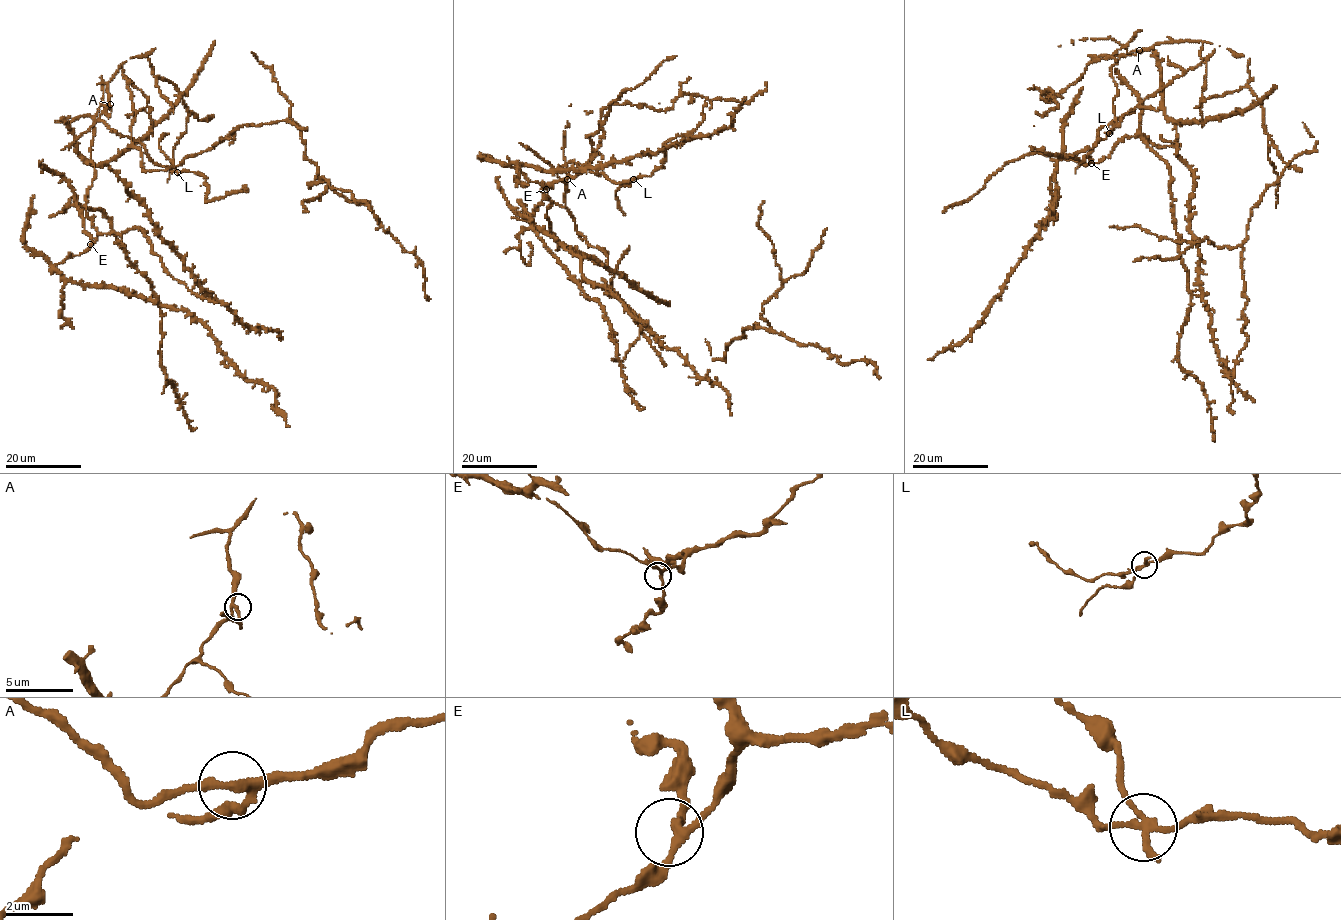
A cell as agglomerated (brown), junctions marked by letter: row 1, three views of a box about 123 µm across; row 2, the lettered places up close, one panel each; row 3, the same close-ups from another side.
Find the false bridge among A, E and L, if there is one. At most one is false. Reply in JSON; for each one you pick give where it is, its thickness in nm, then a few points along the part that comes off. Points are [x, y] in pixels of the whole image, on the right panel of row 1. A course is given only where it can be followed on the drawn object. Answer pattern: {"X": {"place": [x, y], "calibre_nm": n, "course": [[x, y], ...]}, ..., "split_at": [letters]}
{"L": {"place": [1109, 133], "calibre_nm": 190, "course": [[1109, 133], [1131, 109], [1138, 107], [1158, 111]]}, "split_at": ["L"]}

